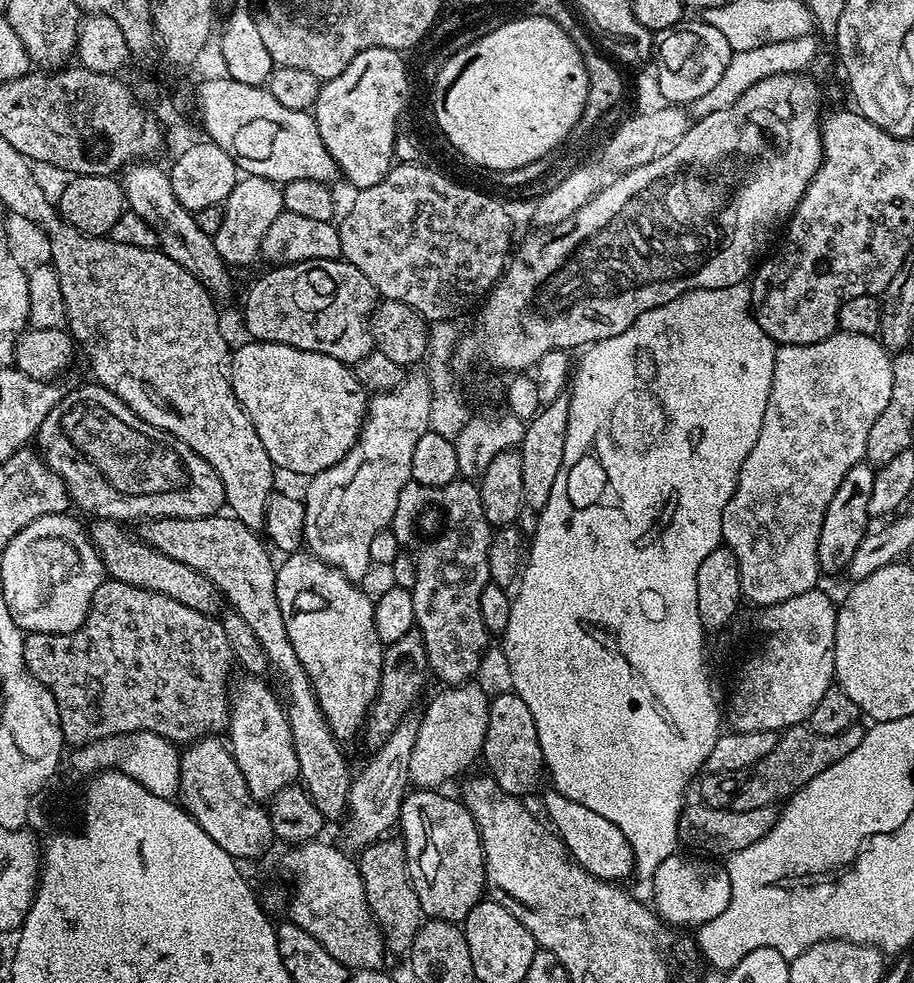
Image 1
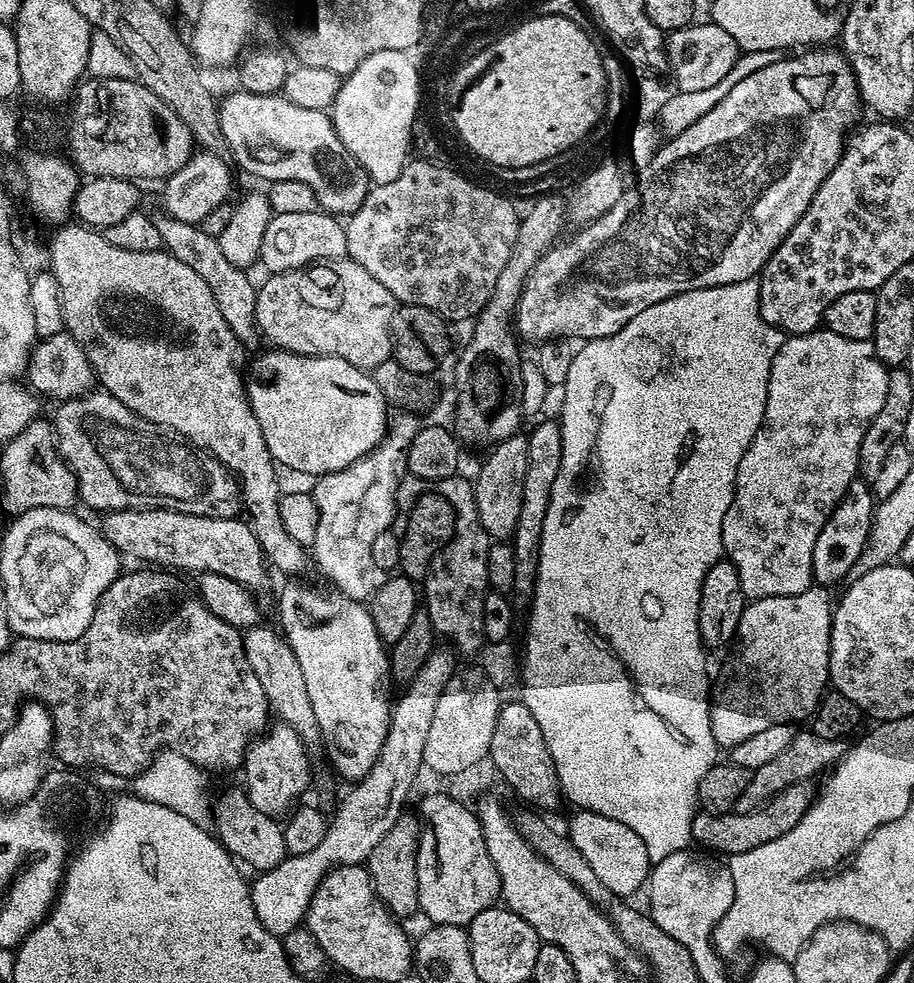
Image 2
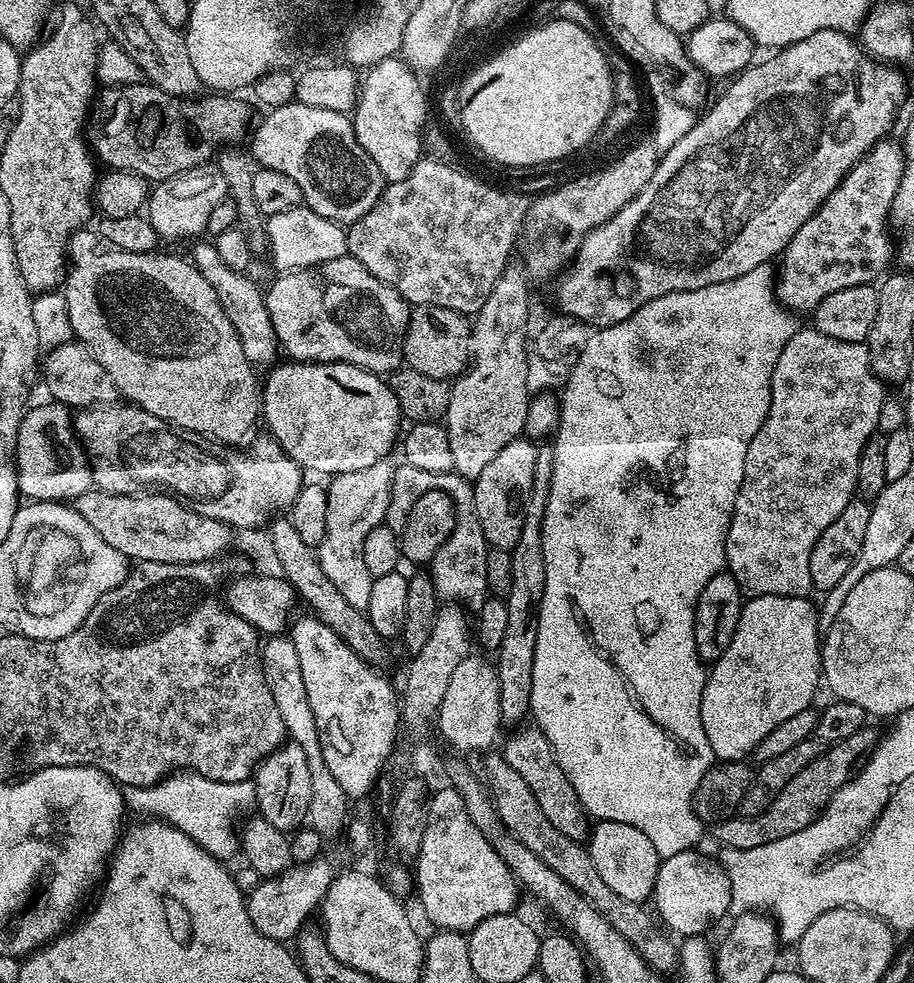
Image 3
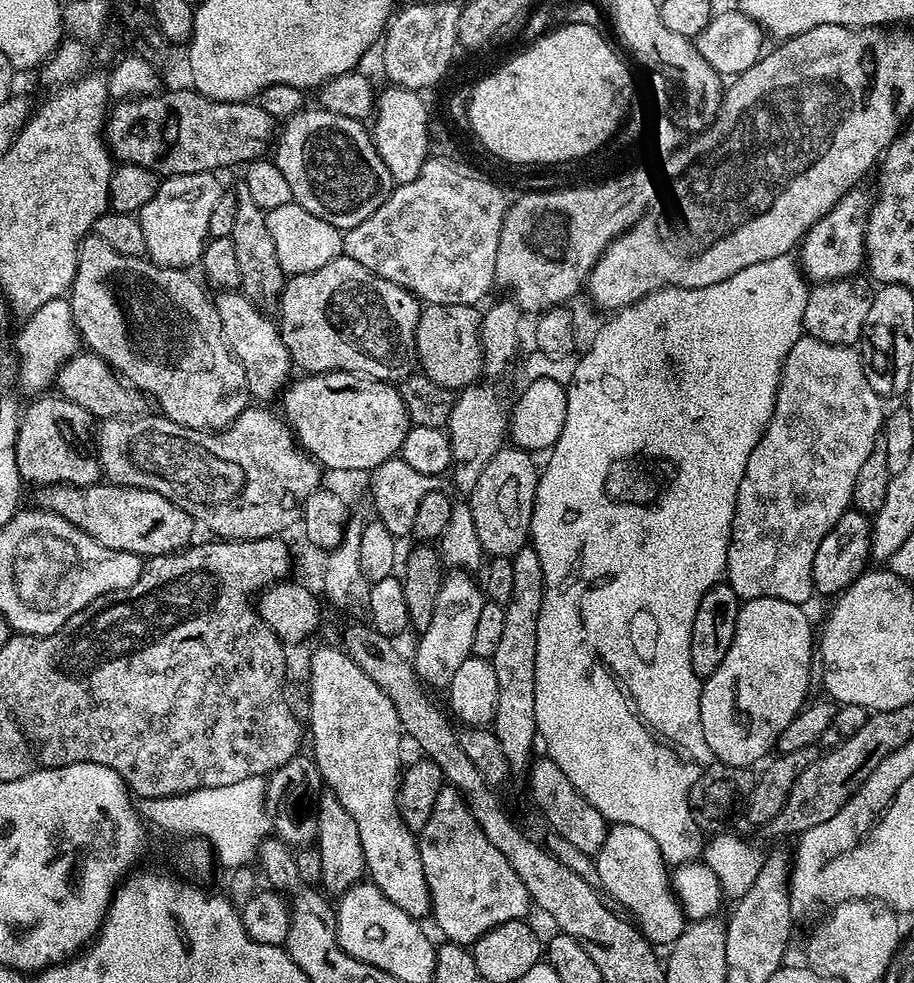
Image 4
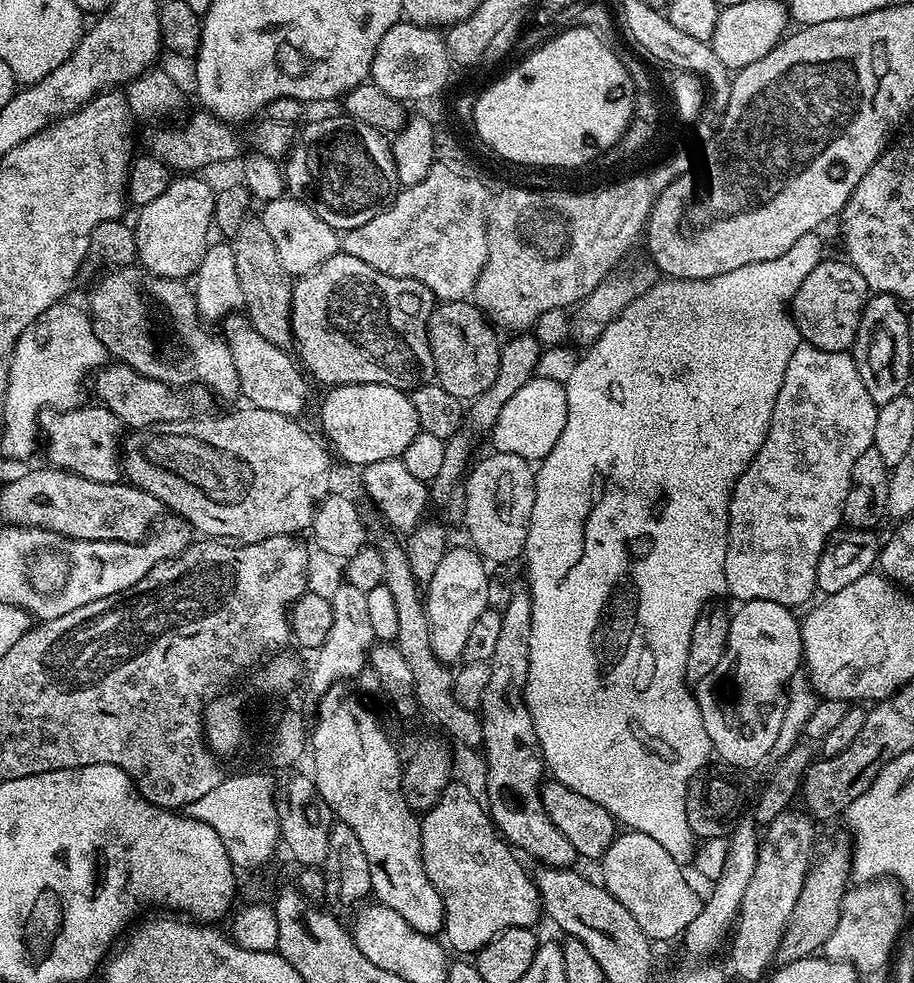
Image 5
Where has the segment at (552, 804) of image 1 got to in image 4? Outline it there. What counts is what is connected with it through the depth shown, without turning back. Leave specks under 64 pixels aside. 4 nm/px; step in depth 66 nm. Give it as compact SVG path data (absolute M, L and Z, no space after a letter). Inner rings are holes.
M613 823L594 859L601 889L610 898L612 896L617 905L625 906L650 943L664 948L681 936L686 927L686 917L671 888L670 870L663 861L664 854L650 834L636 826Z

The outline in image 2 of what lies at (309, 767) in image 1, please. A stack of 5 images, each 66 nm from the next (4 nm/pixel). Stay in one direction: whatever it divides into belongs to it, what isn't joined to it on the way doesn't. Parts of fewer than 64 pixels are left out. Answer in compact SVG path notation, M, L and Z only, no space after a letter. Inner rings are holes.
M133 506L107 513L103 517L103 534L117 552L125 557L145 560L148 566L159 566L164 570L181 568L191 574L222 574L249 590L263 586L266 561L251 523L240 521L240 518L186 514L172 506L160 507L164 508Z

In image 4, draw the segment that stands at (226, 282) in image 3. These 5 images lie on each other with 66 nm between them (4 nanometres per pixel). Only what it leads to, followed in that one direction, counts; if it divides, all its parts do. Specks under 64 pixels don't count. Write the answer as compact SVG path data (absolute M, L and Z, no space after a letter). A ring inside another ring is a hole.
M224 290L215 297L218 318L222 318L222 334L226 338L228 348L240 360L242 370L246 370L246 386L248 395L256 402L272 402L283 393L294 365L286 350L286 342L282 342L280 329L275 319L256 307L250 298L240 290Z

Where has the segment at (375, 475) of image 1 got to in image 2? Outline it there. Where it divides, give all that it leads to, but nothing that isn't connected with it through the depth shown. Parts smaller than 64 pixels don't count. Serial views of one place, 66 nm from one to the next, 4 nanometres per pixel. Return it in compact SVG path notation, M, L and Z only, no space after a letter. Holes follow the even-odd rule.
M413 413L396 415L389 421L388 435L374 451L313 483L312 495L318 506L318 527L310 546L313 563L337 591L361 602L371 601L372 593L386 579L385 571L374 562L370 549L378 534L391 529L396 516L397 488L407 475L410 445L420 427Z

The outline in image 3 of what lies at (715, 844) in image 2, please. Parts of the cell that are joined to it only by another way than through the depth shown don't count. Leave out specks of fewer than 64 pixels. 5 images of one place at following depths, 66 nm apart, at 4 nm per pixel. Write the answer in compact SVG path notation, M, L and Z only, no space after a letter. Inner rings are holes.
M866 726L858 730L842 742L825 747L820 755L810 761L782 790L772 799L771 806L757 816L737 814L729 820L721 820L715 825L716 840L724 850L754 850L754 846L766 846L766 842L778 842L782 838L790 838L790 834L798 834L798 830L806 830L824 813L834 794L840 792L840 787L852 779L854 773L861 767L862 761L876 749L878 736Z

